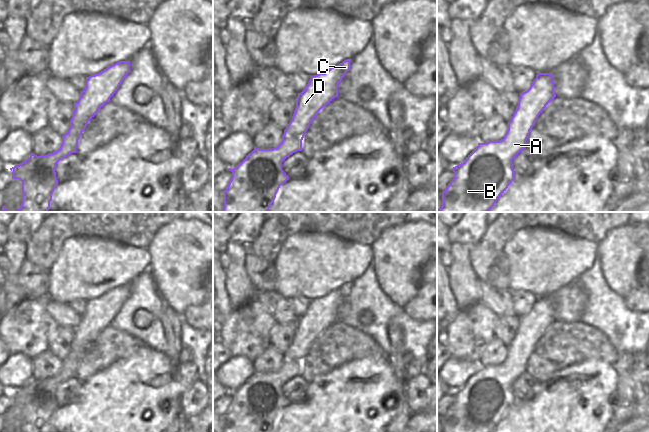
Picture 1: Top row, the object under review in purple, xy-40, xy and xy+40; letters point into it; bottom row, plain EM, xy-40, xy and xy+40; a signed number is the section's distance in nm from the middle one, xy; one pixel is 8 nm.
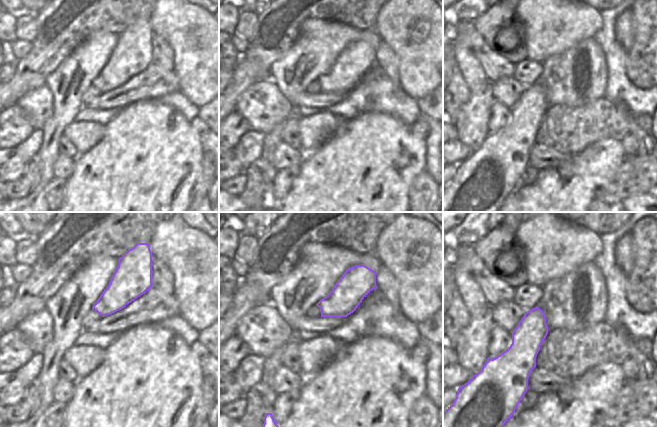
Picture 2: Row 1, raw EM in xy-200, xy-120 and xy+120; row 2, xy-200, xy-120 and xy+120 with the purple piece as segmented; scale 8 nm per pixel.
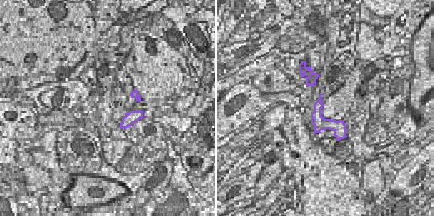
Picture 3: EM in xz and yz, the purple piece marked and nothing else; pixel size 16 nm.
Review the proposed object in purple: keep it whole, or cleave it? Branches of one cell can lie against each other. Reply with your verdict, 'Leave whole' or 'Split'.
Leave whole.

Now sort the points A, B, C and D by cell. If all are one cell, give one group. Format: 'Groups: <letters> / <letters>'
Groups: A B C D.

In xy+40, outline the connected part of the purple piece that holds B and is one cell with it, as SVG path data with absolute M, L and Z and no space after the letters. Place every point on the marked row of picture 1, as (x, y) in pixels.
M538 73L530 88L520 93L518 106L508 122L504 138L478 143L463 163L452 168L454 178L442 192L442 206L439 212L489 212L516 178L512 160L526 147L526 140L538 116L555 97L551 74Z

